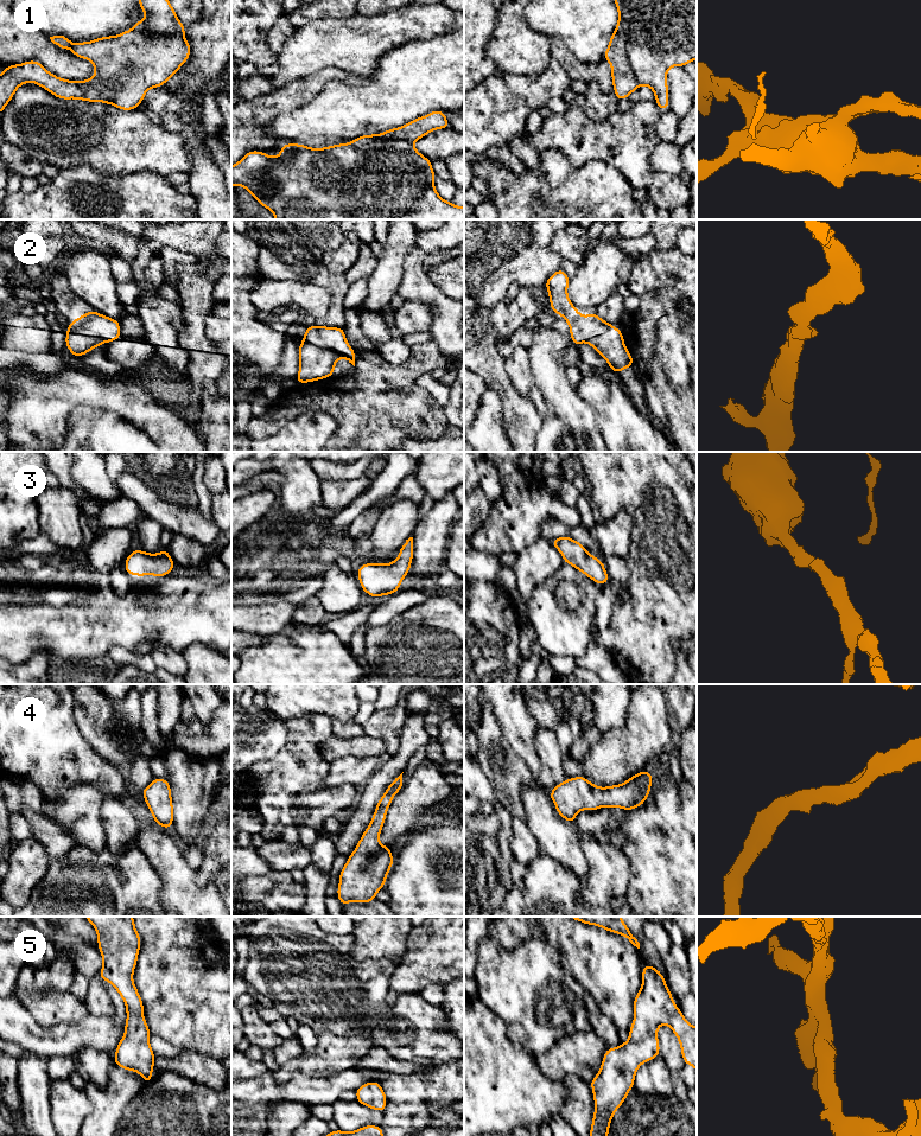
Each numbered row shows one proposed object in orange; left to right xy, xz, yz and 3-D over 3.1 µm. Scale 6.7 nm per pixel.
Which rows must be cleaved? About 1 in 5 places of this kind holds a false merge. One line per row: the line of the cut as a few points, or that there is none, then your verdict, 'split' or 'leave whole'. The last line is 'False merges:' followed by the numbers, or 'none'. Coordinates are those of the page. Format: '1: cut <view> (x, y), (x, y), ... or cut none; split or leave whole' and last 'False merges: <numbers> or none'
1: cut xz (412, 141), (376, 139), (361, 146), (347, 144); split
2: cut none; leave whole
3: cut none; leave whole
4: cut none; leave whole
5: cut none; leave whole
False merges: 1

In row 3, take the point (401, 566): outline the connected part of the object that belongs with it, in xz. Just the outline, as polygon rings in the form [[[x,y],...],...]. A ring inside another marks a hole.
[[[413,537],[406,540],[396,560],[388,564],[363,563],[357,569],[357,579],[364,593],[373,598],[399,592],[402,580],[408,575],[413,561]]]

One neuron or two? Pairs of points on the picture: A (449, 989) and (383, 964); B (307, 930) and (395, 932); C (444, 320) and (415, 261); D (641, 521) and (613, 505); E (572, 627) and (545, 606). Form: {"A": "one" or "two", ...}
{"A": "two", "B": "two", "C": "one", "D": "one", "E": "one"}

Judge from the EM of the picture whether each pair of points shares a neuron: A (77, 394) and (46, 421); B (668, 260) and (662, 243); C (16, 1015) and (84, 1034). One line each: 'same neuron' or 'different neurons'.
A: same neuron
B: different neurons
C: same neuron

